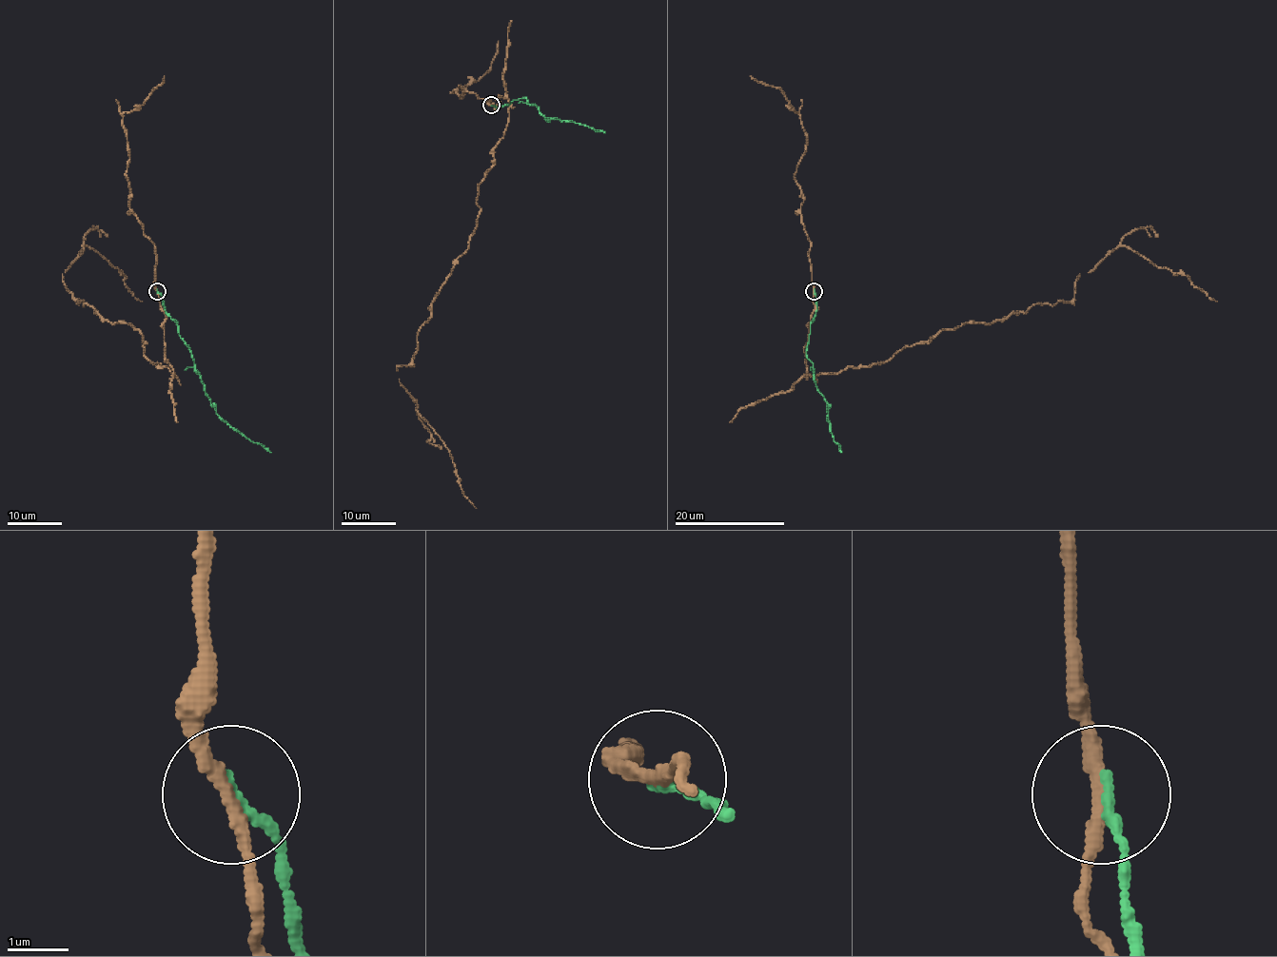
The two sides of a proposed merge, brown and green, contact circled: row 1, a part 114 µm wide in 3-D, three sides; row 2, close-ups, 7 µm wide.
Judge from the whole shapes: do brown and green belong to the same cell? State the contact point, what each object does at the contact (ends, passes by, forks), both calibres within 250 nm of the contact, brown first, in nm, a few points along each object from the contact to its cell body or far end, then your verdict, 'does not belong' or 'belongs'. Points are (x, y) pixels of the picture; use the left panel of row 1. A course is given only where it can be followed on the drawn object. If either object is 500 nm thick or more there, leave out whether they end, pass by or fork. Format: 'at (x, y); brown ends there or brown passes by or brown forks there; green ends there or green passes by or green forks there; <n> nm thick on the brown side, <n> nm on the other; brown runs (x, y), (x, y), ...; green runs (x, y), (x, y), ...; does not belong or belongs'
at (157, 291); brown passes by; green ends there; 200 nm thick on the brown side, 180 nm on the other; brown runs (157, 291), (166, 361), (176, 375), (143, 353), (138, 330), (83, 305), (62, 274), (89, 246), (142, 301); green runs (157, 291), (164, 309), (178, 324), (178, 333), (191, 353), (204, 390), (217, 414), (271, 452); does not belong

